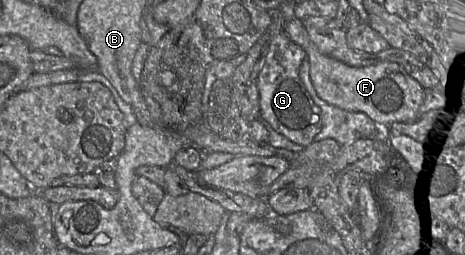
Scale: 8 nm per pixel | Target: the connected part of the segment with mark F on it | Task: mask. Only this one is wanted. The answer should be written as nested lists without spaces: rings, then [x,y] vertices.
[[[297,17],[287,21],[283,31],[306,52],[314,89],[328,104],[347,111],[363,112],[379,127],[388,127],[393,122],[414,122],[418,119],[418,109],[423,103],[424,91],[420,83],[401,65],[383,61],[373,65],[353,67],[324,55],[311,41],[303,21]]]

